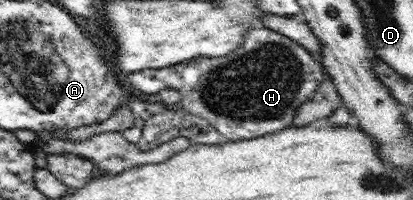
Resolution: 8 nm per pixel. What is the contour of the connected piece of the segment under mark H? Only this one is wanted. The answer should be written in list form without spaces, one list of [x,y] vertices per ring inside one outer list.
[[[265,26],[246,30],[244,43],[227,56],[195,58],[167,68],[151,68],[129,74],[133,87],[145,94],[159,94],[164,88],[180,93],[180,107],[204,118],[220,134],[220,142],[257,138],[263,134],[277,132],[293,122],[297,108],[315,94],[326,76],[323,65],[312,52],[280,32]]]

